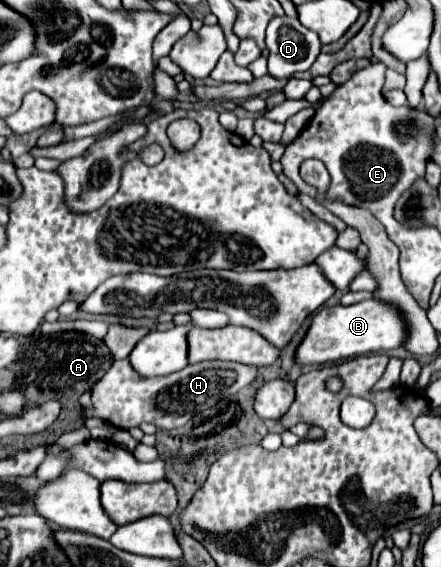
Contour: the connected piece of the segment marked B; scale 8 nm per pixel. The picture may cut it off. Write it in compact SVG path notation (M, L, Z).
M378 299L360 301L356 305L334 305L320 309L312 323L296 347L294 363L298 365L322 365L332 363L348 357L358 357L364 353L376 353L376 351L390 351L404 343L406 337L406 323L402 321L396 307L390 307L386 303L378 303Z

